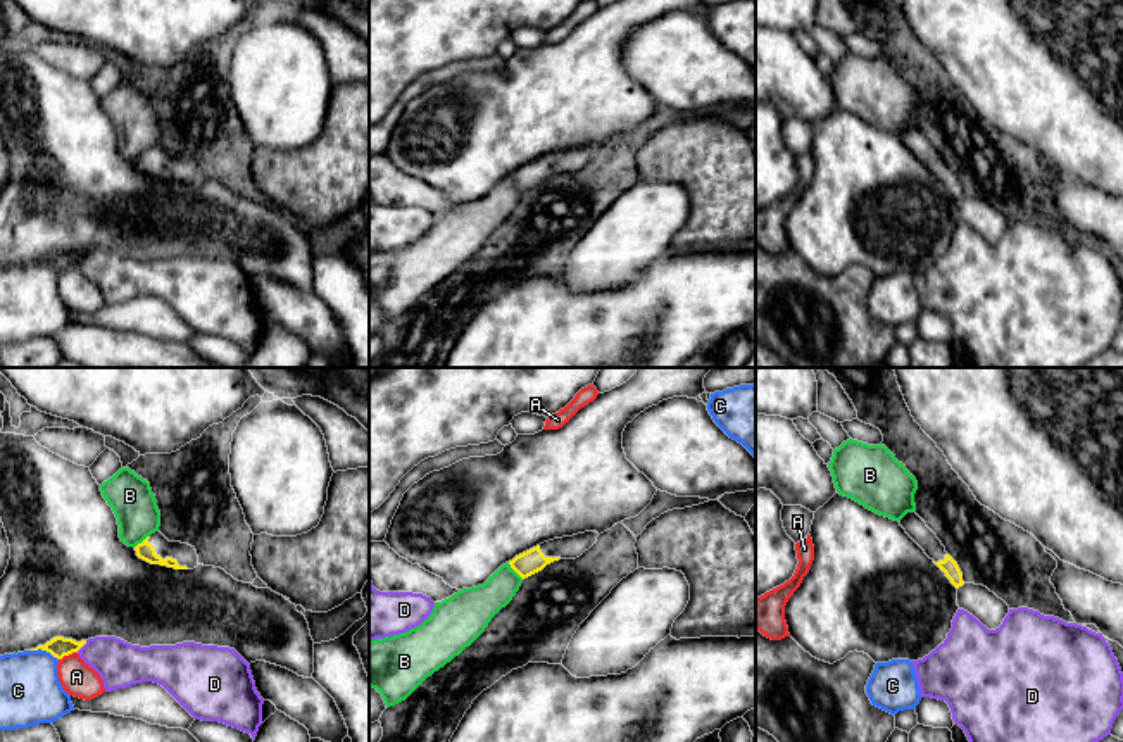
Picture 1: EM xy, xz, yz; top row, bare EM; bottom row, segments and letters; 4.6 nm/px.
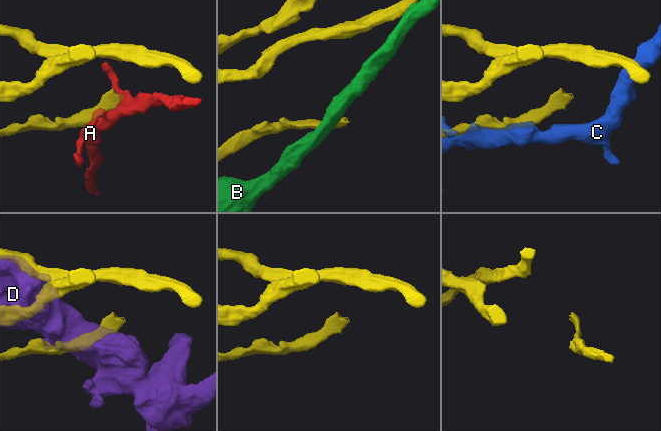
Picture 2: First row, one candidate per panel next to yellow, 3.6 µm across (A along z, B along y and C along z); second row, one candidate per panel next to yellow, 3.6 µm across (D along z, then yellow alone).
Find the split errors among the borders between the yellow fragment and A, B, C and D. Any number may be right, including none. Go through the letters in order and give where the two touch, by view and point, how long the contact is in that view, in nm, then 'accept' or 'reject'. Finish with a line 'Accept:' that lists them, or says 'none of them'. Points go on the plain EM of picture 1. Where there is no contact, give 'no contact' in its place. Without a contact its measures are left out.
A: meets yellow in xy at (68, 268); contact 100 nm long; reject
B: meets yellow in xz at (516, 185); contact 110 nm long; reject
C: meets yellow in xy at (45, 263); contact 140 nm long; reject
D: meets yellow in xy at (81, 259); contact 80 nm long; reject
Accept: none of them

